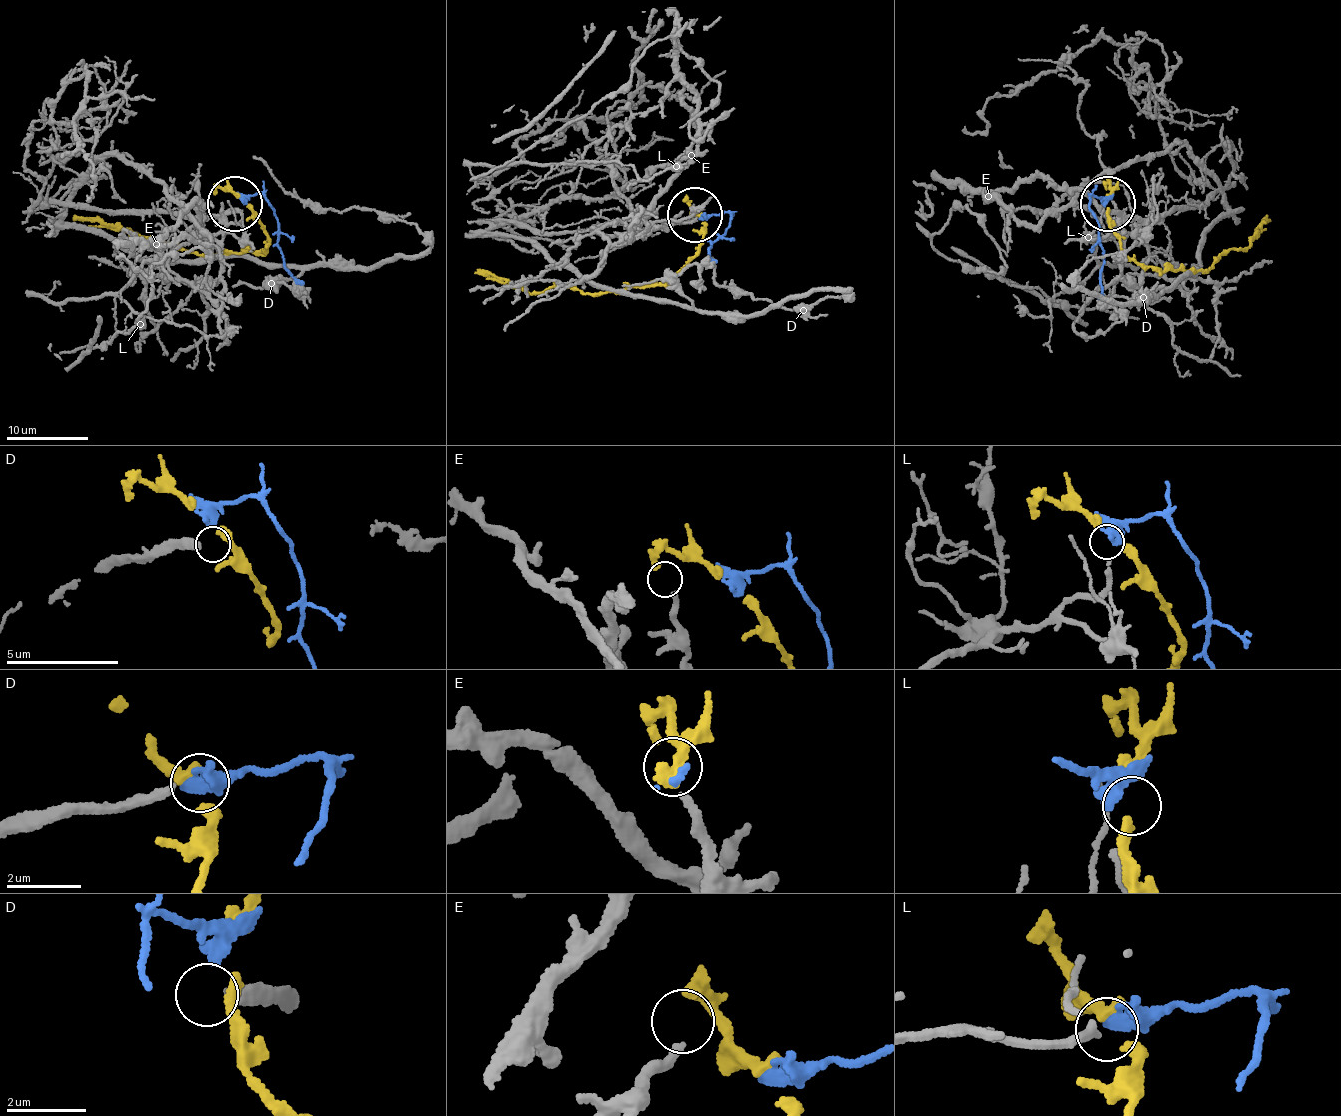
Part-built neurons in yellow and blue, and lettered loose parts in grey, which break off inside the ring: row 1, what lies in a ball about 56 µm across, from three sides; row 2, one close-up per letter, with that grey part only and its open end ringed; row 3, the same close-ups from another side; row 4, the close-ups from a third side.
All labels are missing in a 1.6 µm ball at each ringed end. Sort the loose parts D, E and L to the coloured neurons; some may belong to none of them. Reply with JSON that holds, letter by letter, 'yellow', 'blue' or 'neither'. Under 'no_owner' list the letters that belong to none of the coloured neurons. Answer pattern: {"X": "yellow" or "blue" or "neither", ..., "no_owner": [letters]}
{"D": "neither", "E": "yellow", "L": "blue", "no_owner": ["D"]}

